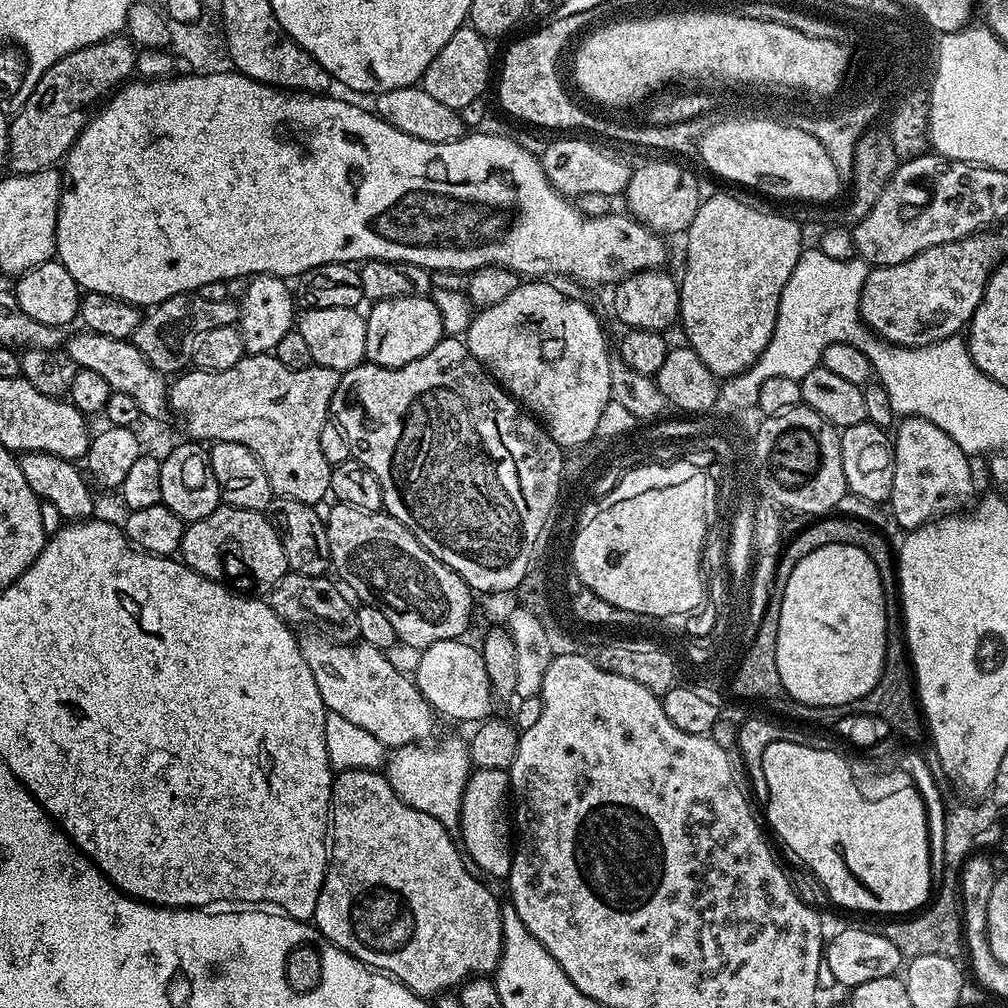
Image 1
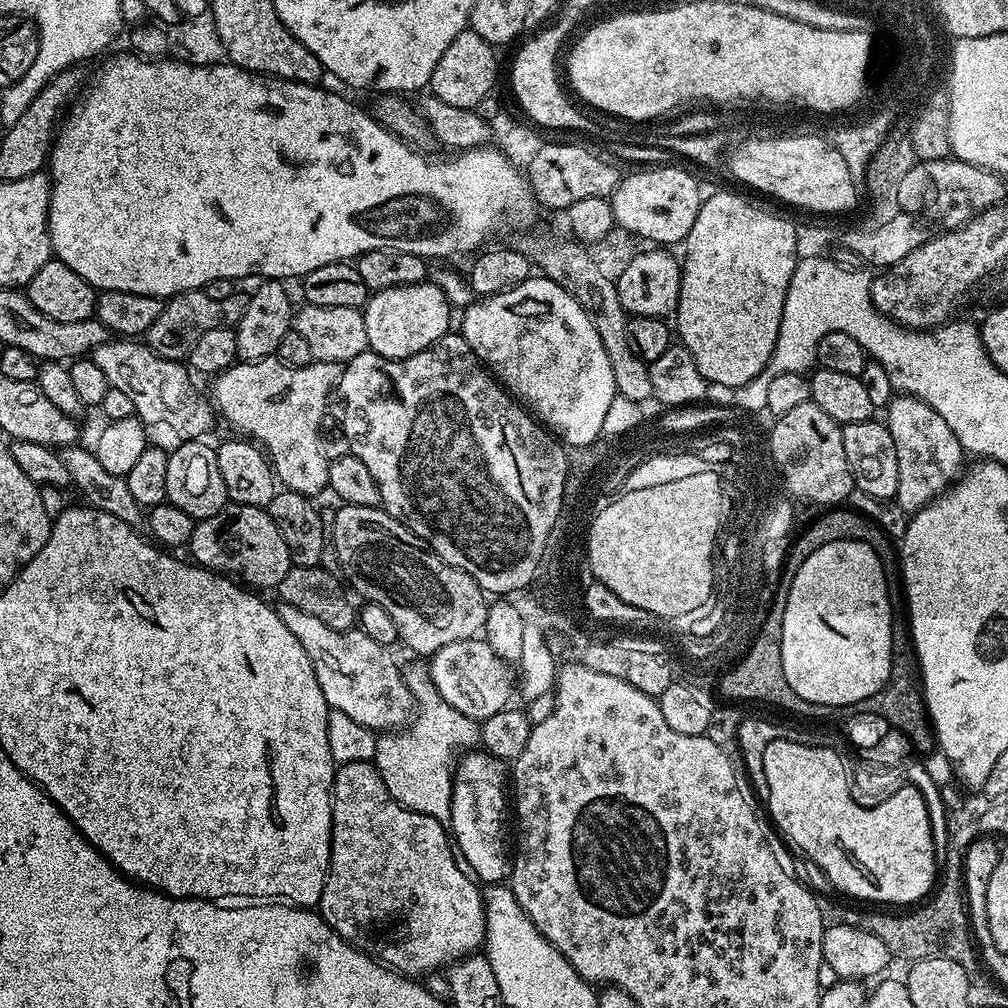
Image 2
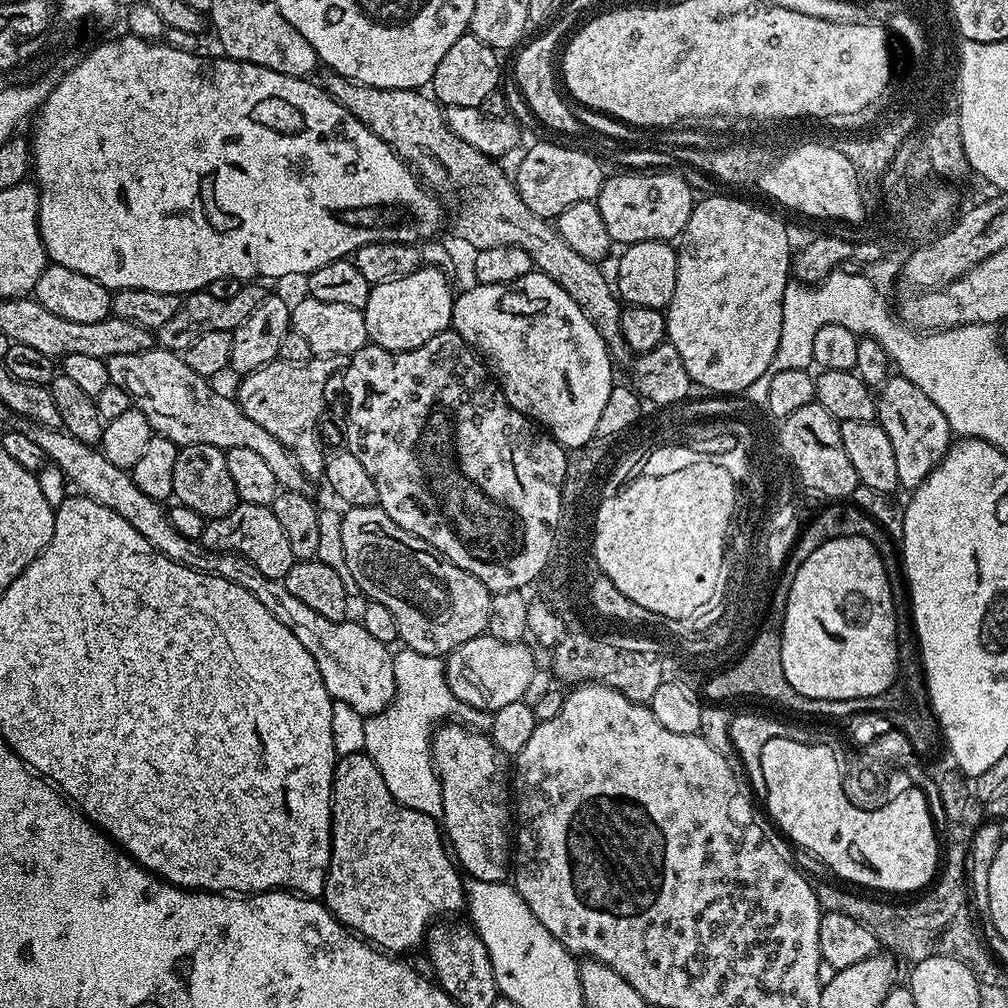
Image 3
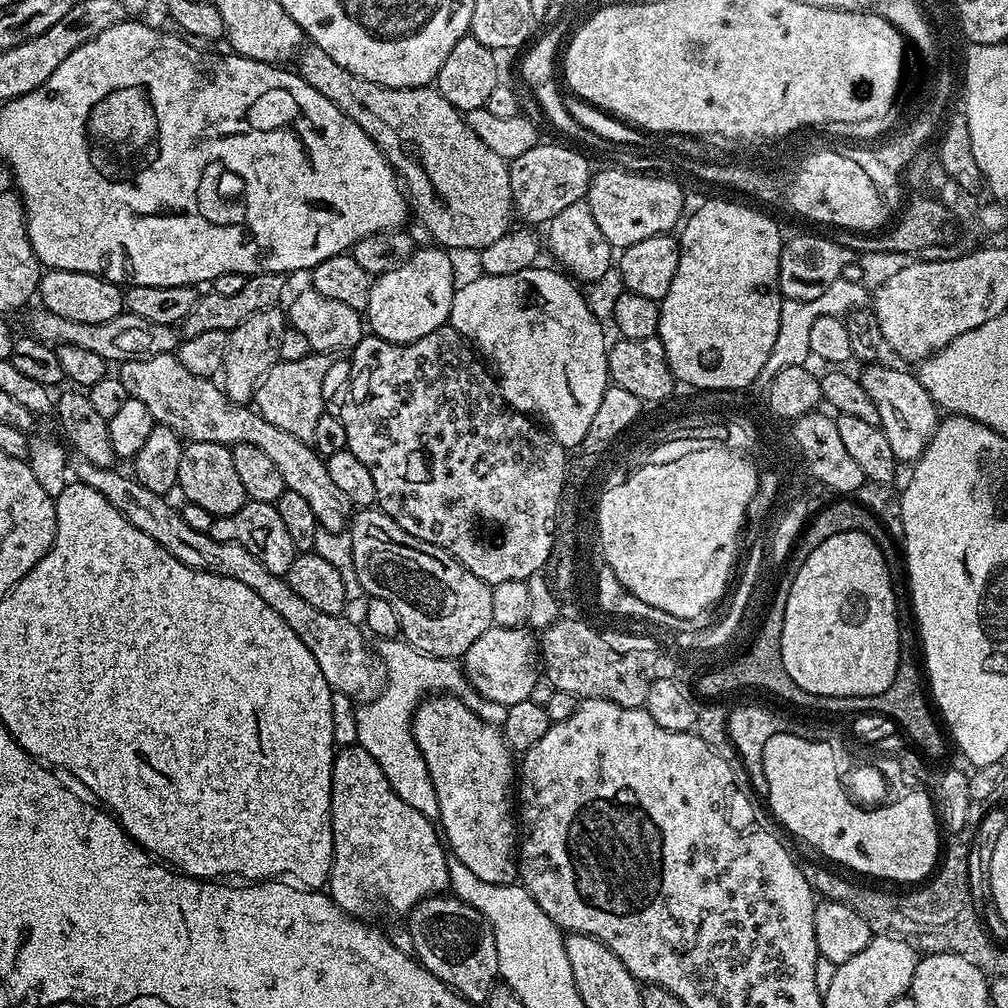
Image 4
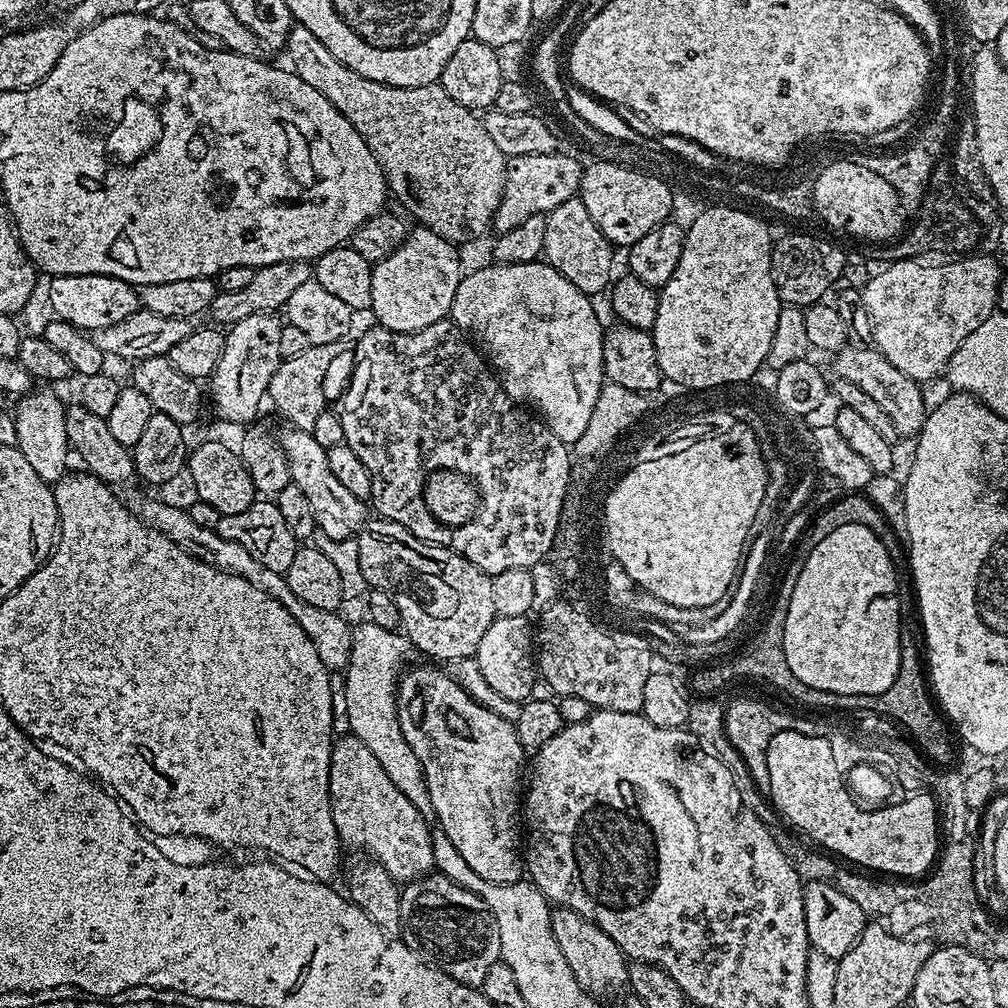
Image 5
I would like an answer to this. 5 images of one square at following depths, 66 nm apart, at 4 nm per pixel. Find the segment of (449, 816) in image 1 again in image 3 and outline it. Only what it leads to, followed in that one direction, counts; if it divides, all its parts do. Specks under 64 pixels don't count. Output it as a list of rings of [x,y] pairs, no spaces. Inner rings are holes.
[[[401,647],[399,651],[392,658],[396,693],[386,710],[365,719],[363,752],[378,766],[378,774],[382,774],[386,787],[398,803],[440,822],[444,811],[440,775],[432,761],[433,731],[444,721],[456,721],[473,730],[488,730],[492,726],[492,713],[471,708],[451,692],[441,657],[415,652],[413,648]]]

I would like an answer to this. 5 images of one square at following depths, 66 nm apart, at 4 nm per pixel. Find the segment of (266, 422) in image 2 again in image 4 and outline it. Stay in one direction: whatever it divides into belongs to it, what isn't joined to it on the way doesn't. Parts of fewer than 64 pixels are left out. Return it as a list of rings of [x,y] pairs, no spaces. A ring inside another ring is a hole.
[[[312,352],[306,358],[298,358],[298,362],[280,360],[256,386],[255,411],[266,418],[266,422],[286,430],[286,434],[294,434],[294,438],[311,442],[314,438],[314,426],[326,410],[324,383],[328,380],[332,360],[333,357],[327,352]]]

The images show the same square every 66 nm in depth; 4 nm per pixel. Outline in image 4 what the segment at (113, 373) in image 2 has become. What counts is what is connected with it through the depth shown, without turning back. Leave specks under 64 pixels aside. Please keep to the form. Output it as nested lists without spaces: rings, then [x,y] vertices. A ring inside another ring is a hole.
[[[173,353],[154,355],[148,359],[123,361],[118,375],[131,399],[143,402],[150,410],[153,421],[170,426],[185,441],[214,442],[215,444],[249,444],[258,446],[270,462],[282,474],[282,482],[287,491],[298,494],[314,510],[314,518],[326,530],[345,531],[354,505],[334,486],[330,479],[325,457],[318,455],[311,443],[286,434],[279,426],[266,422],[260,413],[243,404],[229,400],[223,387],[215,379],[195,376],[186,370]]]

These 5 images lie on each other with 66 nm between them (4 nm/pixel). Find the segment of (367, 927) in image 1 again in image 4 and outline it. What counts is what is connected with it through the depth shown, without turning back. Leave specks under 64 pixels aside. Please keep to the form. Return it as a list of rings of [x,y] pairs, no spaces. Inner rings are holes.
[[[349,744],[333,755],[332,869],[326,892],[342,911],[357,918],[380,907],[407,914],[419,900],[448,888],[449,859],[437,825],[394,794],[382,766],[364,748]]]

